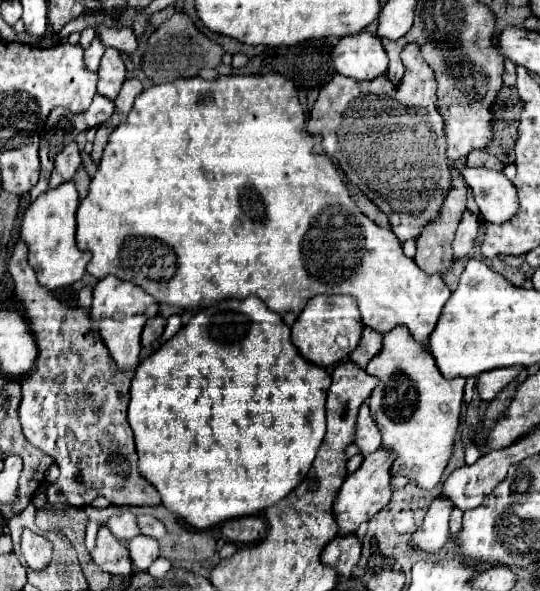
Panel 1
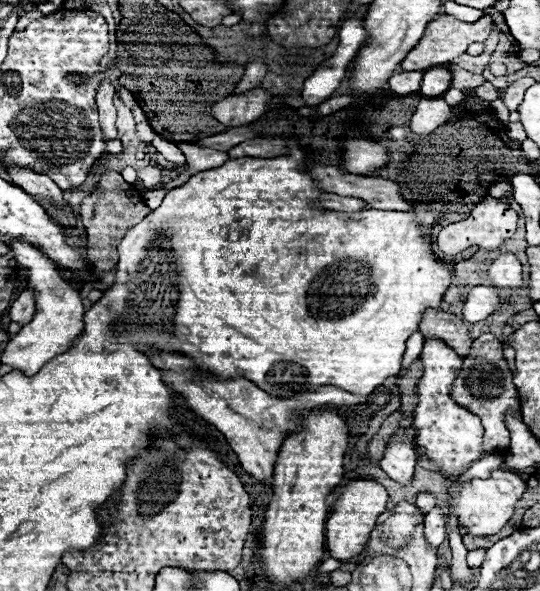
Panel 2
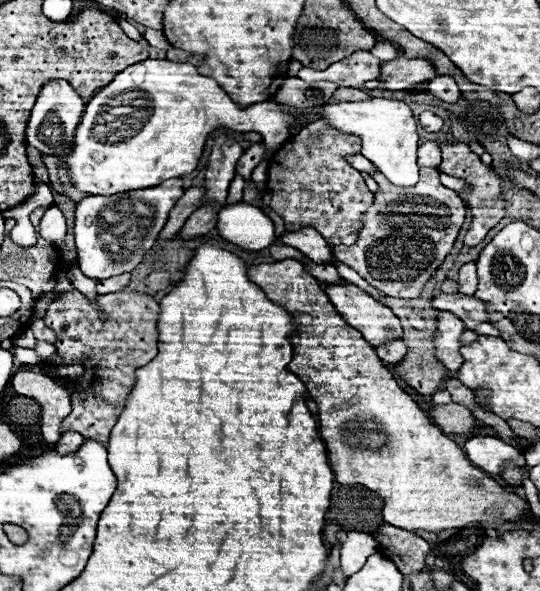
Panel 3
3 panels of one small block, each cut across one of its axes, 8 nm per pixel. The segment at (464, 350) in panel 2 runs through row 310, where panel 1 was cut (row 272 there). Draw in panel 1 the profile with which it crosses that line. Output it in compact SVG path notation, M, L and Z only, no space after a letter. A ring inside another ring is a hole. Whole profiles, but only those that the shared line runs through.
M452 170L452 190L448 192L446 200L444 200L444 206L442 206L442 212L440 212L440 218L434 220L432 224L428 224L420 238L416 240L416 246L418 246L418 252L416 252L416 264L426 272L426 274L442 274L442 272L448 272L454 268L454 254L452 254L452 240L456 236L456 228L458 228L458 222L460 222L460 216L466 208L466 182L464 178L460 176L460 172Z

